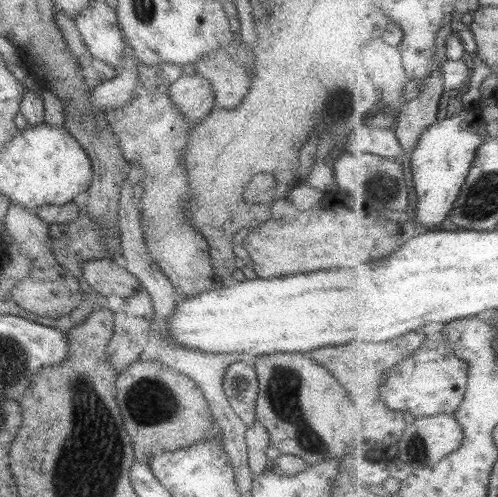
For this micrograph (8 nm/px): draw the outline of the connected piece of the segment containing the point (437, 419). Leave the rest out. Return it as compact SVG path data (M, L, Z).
M441 413L435 416L417 418L414 423L406 427L400 437L394 455L412 467L413 471L441 462L445 456L459 450L465 440L464 428L457 417L454 414Z

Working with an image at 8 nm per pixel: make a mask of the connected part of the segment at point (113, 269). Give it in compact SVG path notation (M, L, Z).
M97 259L82 264L83 279L97 293L115 295L123 300L138 292L140 282L123 267L109 259Z

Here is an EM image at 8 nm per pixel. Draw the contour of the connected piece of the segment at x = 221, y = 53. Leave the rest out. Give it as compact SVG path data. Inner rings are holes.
M228 44L222 49L207 51L193 64L197 75L207 79L213 89L215 106L224 109L234 109L247 94L250 88L251 77L245 73L246 63L242 60L242 54L246 47L239 44Z

